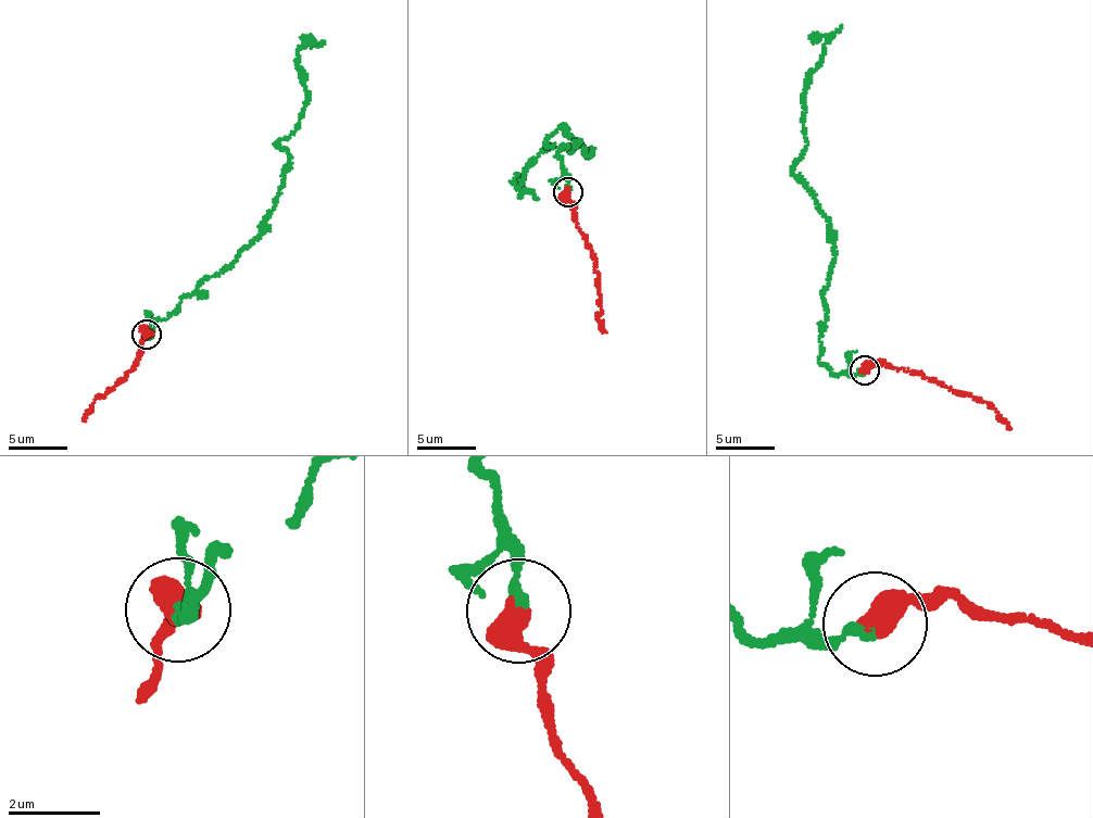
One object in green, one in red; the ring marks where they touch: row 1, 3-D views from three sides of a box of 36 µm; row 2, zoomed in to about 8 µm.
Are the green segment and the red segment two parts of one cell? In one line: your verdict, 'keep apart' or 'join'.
join

